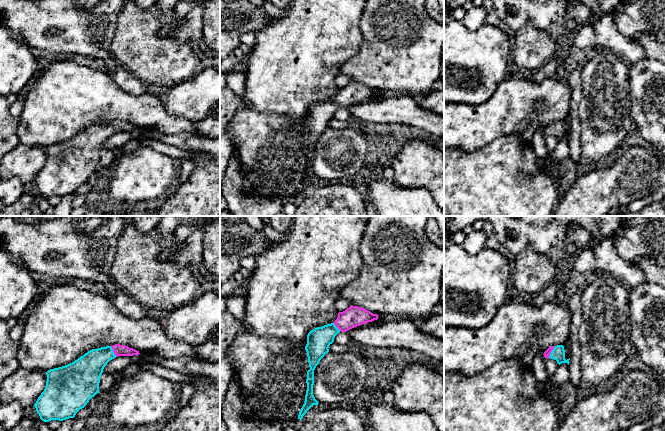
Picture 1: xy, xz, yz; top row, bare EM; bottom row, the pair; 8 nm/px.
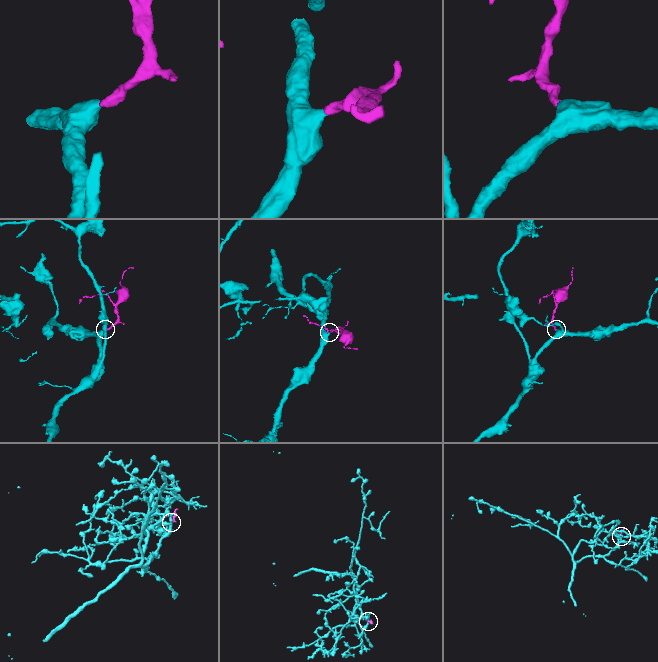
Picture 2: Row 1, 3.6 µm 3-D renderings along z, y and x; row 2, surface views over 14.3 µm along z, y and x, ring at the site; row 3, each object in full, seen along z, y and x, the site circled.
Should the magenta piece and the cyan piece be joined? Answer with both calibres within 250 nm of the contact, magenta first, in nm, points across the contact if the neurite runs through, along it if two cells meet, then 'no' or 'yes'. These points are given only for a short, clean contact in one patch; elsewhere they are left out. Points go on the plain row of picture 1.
50 nm thick on the magenta side, 110 nm on the other; runs through yz (547, 129), (551, 127), (558, 129); yes

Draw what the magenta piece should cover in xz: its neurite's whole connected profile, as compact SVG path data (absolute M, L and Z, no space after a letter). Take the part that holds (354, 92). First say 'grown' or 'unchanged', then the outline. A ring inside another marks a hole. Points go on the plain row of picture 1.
grown; M351 81L345 87L338 89L334 99L317 103L308 109L305 126L310 145L307 147L305 177L299 188L298 195L302 196L313 181L319 180L313 171L314 146L325 130L329 128L328 124L334 118L335 112L340 107L346 108L354 103L377 96L378 92L362 83Z

